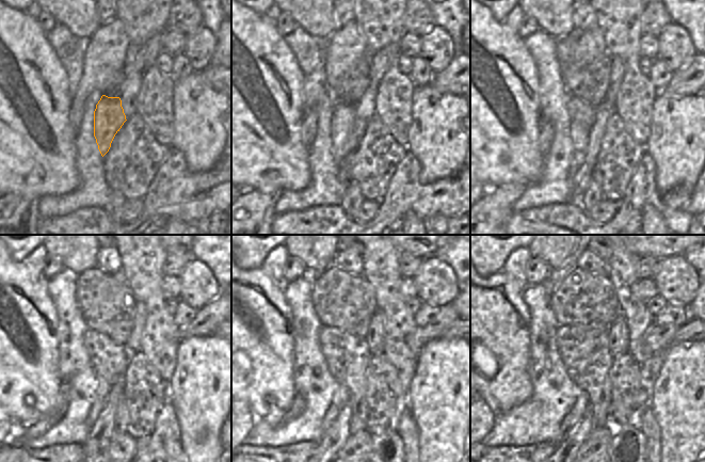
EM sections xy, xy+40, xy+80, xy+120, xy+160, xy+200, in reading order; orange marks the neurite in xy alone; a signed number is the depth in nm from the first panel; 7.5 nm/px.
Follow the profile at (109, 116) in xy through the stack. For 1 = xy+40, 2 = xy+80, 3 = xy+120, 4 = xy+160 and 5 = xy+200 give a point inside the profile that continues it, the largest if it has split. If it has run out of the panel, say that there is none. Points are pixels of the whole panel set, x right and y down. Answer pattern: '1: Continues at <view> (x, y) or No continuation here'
1: Continues at xy+40 (342, 120)
2: Continues at xy+80 (579, 131)
3: Continues at xy+120 (101, 394)
4: Continues at xy+160 (340, 398)
5: Continues at xy+200 (580, 407).

